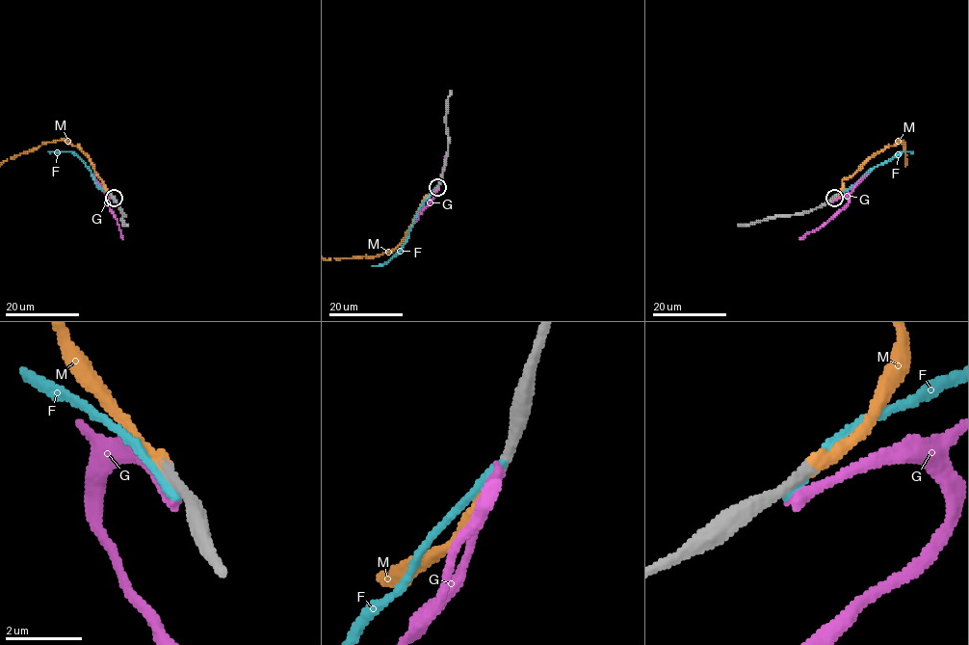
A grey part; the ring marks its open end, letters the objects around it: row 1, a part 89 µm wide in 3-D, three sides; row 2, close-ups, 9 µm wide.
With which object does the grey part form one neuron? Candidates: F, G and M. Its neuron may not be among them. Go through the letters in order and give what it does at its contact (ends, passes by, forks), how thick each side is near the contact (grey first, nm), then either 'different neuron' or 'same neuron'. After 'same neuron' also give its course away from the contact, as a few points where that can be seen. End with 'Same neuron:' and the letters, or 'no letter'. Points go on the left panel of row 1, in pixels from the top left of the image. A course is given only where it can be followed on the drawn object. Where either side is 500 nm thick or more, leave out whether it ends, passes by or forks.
F: it ends there; 360 nm thick on the grey side, 260 nm on the other; different neuron
G: it ends there; 360 nm thick on the grey side, 320 nm on the other; different neuron
M: it ends there; 320 nm thick on the grey side, 340 nm on the other; same neuron
Same neuron: M

